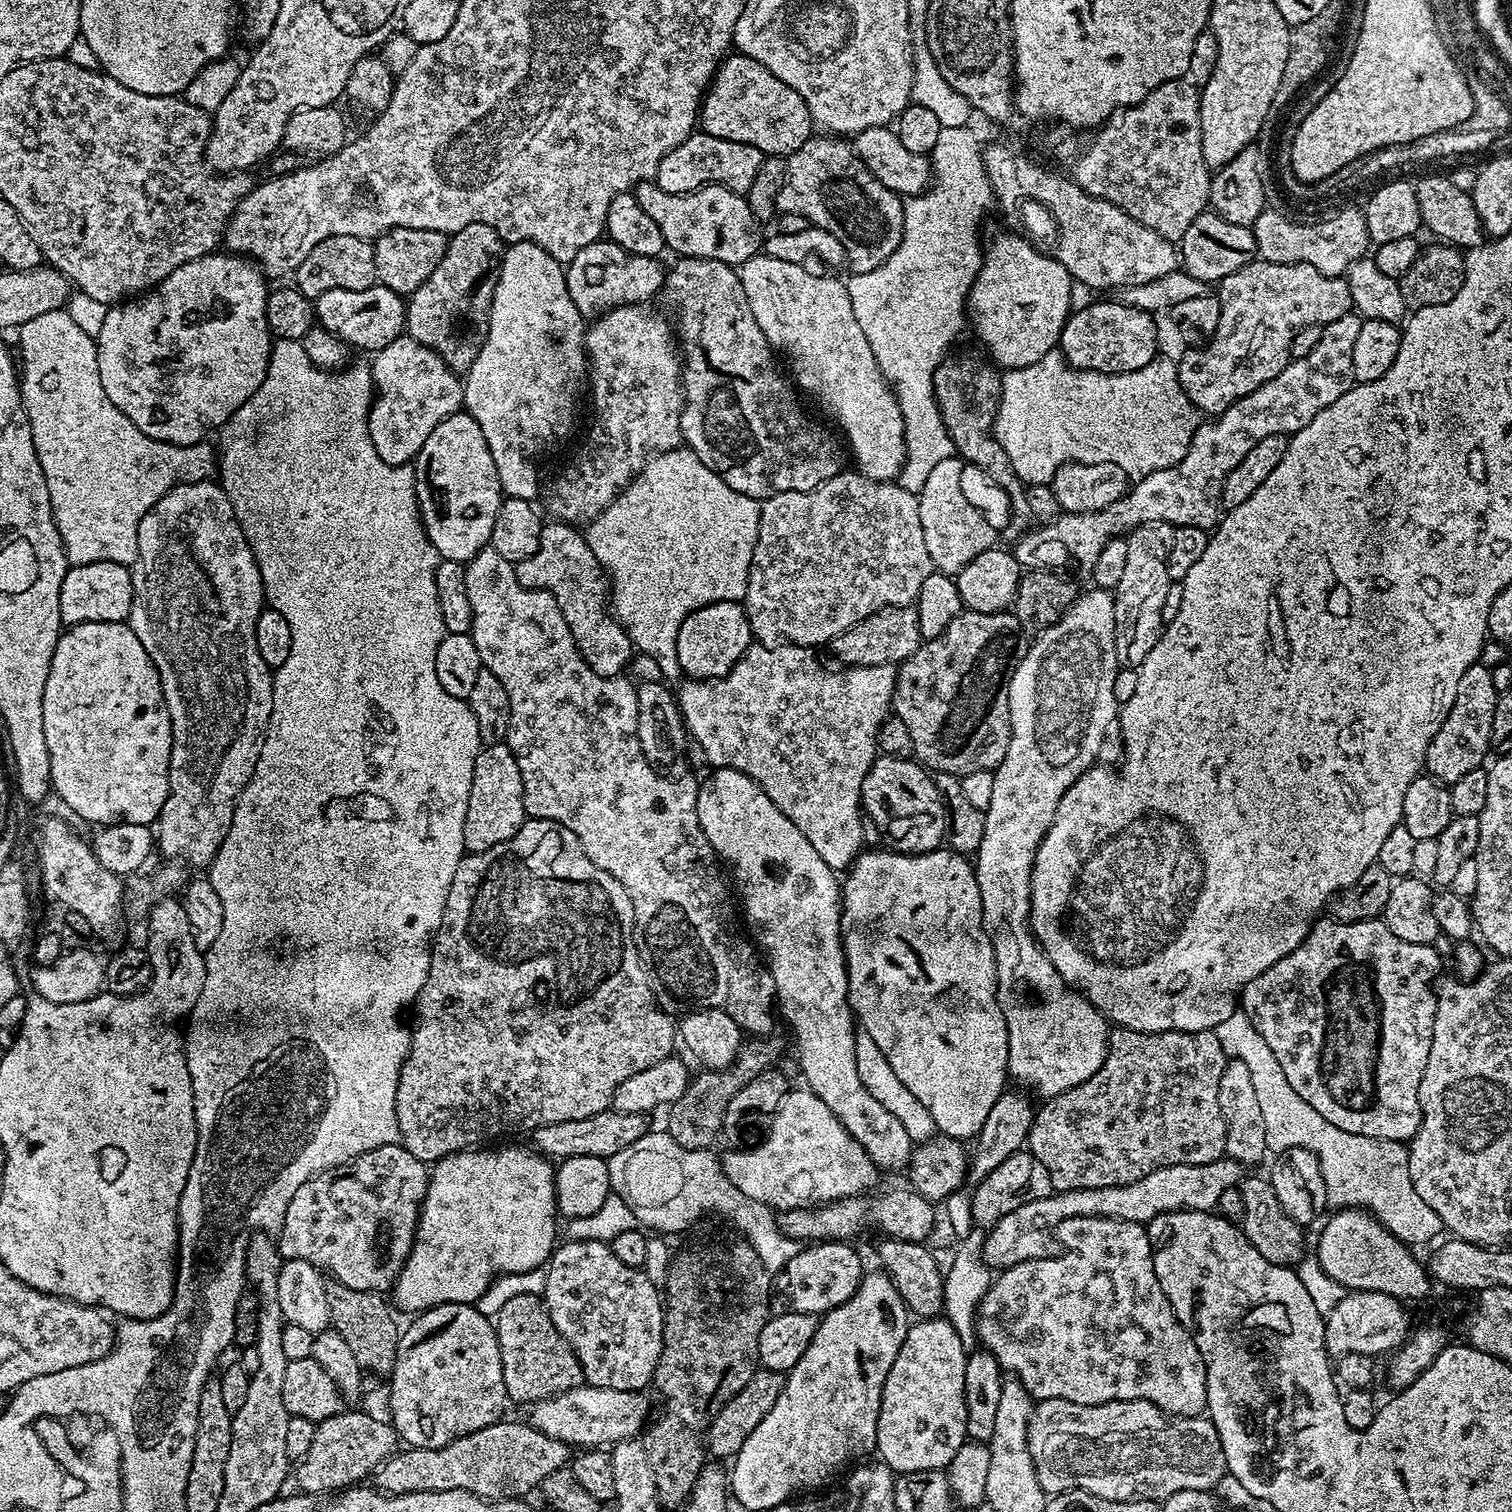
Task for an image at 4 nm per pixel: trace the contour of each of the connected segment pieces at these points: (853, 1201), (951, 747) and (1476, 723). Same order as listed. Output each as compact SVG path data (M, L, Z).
M911 1187L896 1188L893 1192L884 1192L881 1196L876 1194L861 1194L859 1196L846 1196L843 1200L833 1200L831 1204L810 1208L790 1208L779 1213L778 1219L780 1228L790 1238L797 1242L848 1242L859 1232L864 1232L867 1228L880 1228L884 1231L885 1237L894 1240L914 1240L917 1242L927 1241L927 1236L931 1234L932 1227L936 1224L936 1212L933 1201L928 1200L921 1192L913 1190Z
M968 612L962 615L961 625L946 626L946 630L936 640L923 641L917 648L916 655L899 665L896 674L896 695L892 700L894 714L898 718L902 718L902 722L906 722L906 730L910 730L910 742L915 759L933 773L945 772L954 774L957 778L966 774L974 774L974 770L986 770L987 772L995 770L1002 762L1002 758L1006 758L1006 750L1012 741L1012 730L1006 730L1006 726L996 726L996 730L994 730L996 736L974 734L972 738L970 738L970 732L968 734L962 732L962 726L960 726L960 730L946 728L948 726L946 724L946 706L942 706L942 697L954 696L956 686L960 682L959 670L968 668L968 652L974 652L972 640L974 640L974 612Z
M1477 662L1470 666L1470 670L1466 670L1466 674L1462 674L1454 706L1450 706L1450 714L1446 714L1442 726L1438 726L1438 734L1434 734L1424 755L1424 768L1429 777L1450 786L1489 759L1497 695L1489 665Z

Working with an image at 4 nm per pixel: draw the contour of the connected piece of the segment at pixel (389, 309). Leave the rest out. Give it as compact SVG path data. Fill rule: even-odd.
M377 282L366 290L326 290L314 301L316 324L348 345L367 354L381 352L397 340L406 328L406 300L385 284Z

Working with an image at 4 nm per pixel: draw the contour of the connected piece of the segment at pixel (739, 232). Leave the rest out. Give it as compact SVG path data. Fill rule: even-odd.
M645 182L636 185L634 195L638 206L642 206L646 215L658 225L658 230L662 230L665 249L669 253L677 252L677 257L693 256L739 266L758 252L758 223L739 192L732 192L721 184L705 184L693 192L670 194L655 182Z

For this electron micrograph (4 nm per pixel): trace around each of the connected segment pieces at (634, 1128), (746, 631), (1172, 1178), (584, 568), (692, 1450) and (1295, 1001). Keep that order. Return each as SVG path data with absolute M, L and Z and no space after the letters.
M615 1110L599 1112L590 1118L578 1118L574 1122L554 1122L544 1124L531 1133L531 1143L541 1156L561 1162L582 1155L607 1158L618 1154L618 1150L626 1150L630 1142L638 1142L650 1131L649 1117L645 1113L622 1113Z
M723 600L694 610L678 630L678 662L681 673L693 680L723 680L754 642L743 603Z
M1221 1158L1205 1164L1179 1164L1166 1166L1138 1178L1138 1182L1126 1186L1110 1186L1098 1190L1070 1190L1056 1192L1046 1198L1028 1200L1018 1210L1010 1210L991 1228L987 1229L983 1260L992 1270L1011 1268L1023 1260L1047 1260L1048 1235L1055 1233L1066 1218L1075 1216L1109 1216L1115 1220L1129 1220L1147 1225L1149 1220L1164 1212L1211 1212L1218 1198L1227 1188L1235 1188L1242 1179L1242 1164L1229 1158Z
M563 522L545 523L538 550L514 567L522 586L555 596L566 622L572 627L574 642L594 674L619 676L629 667L634 655L632 639L610 611L610 581L579 527Z
M743 1238L736 1239L728 1240L725 1244L712 1244L709 1248L704 1244L700 1244L697 1248L686 1249L685 1252L677 1251L672 1257L672 1265L668 1271L668 1277L662 1286L662 1299L664 1302L664 1345L662 1346L662 1354L658 1358L658 1366L656 1367L654 1377L654 1388L657 1388L664 1395L664 1405L660 1408L660 1417L657 1420L655 1417L647 1425L642 1439L644 1441L644 1449L646 1450L646 1458L650 1458L650 1470L654 1470L654 1486L658 1486L660 1507L664 1510L668 1510L668 1508L679 1509L684 1501L687 1500L689 1494L692 1492L694 1482L698 1478L698 1474L706 1463L706 1437L708 1434L708 1425L712 1423L713 1415L720 1412L722 1406L726 1406L726 1402L730 1402L730 1398L734 1398L734 1394L738 1394L742 1390L742 1386L746 1386L746 1382L750 1382L750 1378L754 1378L757 1368L760 1367L758 1338L762 1334L762 1326L766 1326L770 1315L768 1299L771 1296L773 1299L774 1296L774 1276L773 1273L764 1267L762 1258L758 1258L754 1246L750 1246L748 1241Z
M1320 918L1313 923L1308 936L1286 958L1278 958L1270 970L1262 970L1258 978L1244 985L1244 991L1238 997L1238 1004L1248 1015L1254 1030L1262 1034L1266 1046L1278 1058L1278 1066L1282 1066L1282 1074L1286 1074L1286 1082L1326 1122L1338 1126L1338 1130L1346 1130L1350 1134L1369 1136L1375 1140L1411 1141L1420 1128L1420 1083L1426 1070L1426 1058L1430 1058L1430 1046L1434 1038L1434 1018L1436 1017L1436 993L1433 980L1440 968L1440 956L1437 949L1430 944L1402 942L1402 938L1394 938L1384 925L1383 919L1377 918L1366 922L1350 922L1343 924L1331 918Z

